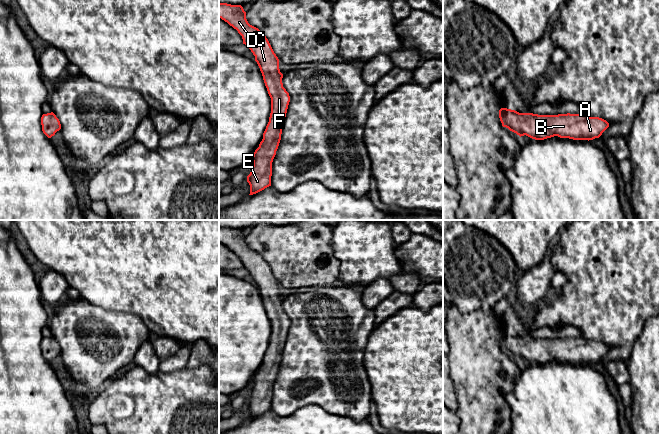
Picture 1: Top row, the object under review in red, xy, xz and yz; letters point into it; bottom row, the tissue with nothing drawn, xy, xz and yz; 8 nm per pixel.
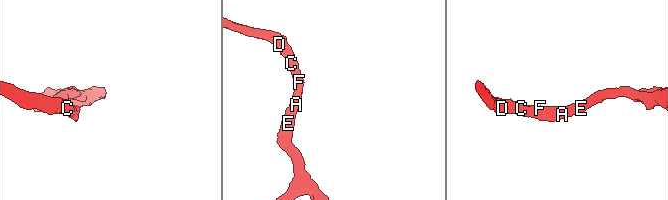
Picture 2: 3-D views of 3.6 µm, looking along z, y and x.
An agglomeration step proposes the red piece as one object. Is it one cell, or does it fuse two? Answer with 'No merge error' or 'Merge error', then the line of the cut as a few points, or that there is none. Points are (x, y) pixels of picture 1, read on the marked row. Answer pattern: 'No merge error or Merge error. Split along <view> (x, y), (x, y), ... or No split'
No merge error. No split

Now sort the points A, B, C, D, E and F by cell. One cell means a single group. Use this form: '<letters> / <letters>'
A B C D E F

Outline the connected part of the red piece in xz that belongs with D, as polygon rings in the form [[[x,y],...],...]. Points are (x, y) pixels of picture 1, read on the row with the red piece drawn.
[[[219,3],[219,18],[227,22],[242,36],[243,44],[249,47],[263,76],[271,98],[269,122],[263,139],[252,156],[253,166],[247,176],[250,194],[256,194],[271,186],[272,162],[278,149],[288,105],[289,93],[283,87],[283,74],[279,69],[279,59],[266,36],[246,19],[241,5]]]

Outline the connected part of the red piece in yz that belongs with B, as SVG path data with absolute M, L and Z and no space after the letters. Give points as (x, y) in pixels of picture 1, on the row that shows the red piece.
M501 108L499 118L503 127L521 136L544 140L554 136L573 140L593 140L599 138L609 127L609 123L599 117L580 114L538 115L519 113Z

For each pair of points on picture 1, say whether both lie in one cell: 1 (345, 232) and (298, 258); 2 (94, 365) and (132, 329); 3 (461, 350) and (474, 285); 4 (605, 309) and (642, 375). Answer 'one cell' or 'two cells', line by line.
1: two cells
2: one cell
3: two cells
4: two cells

